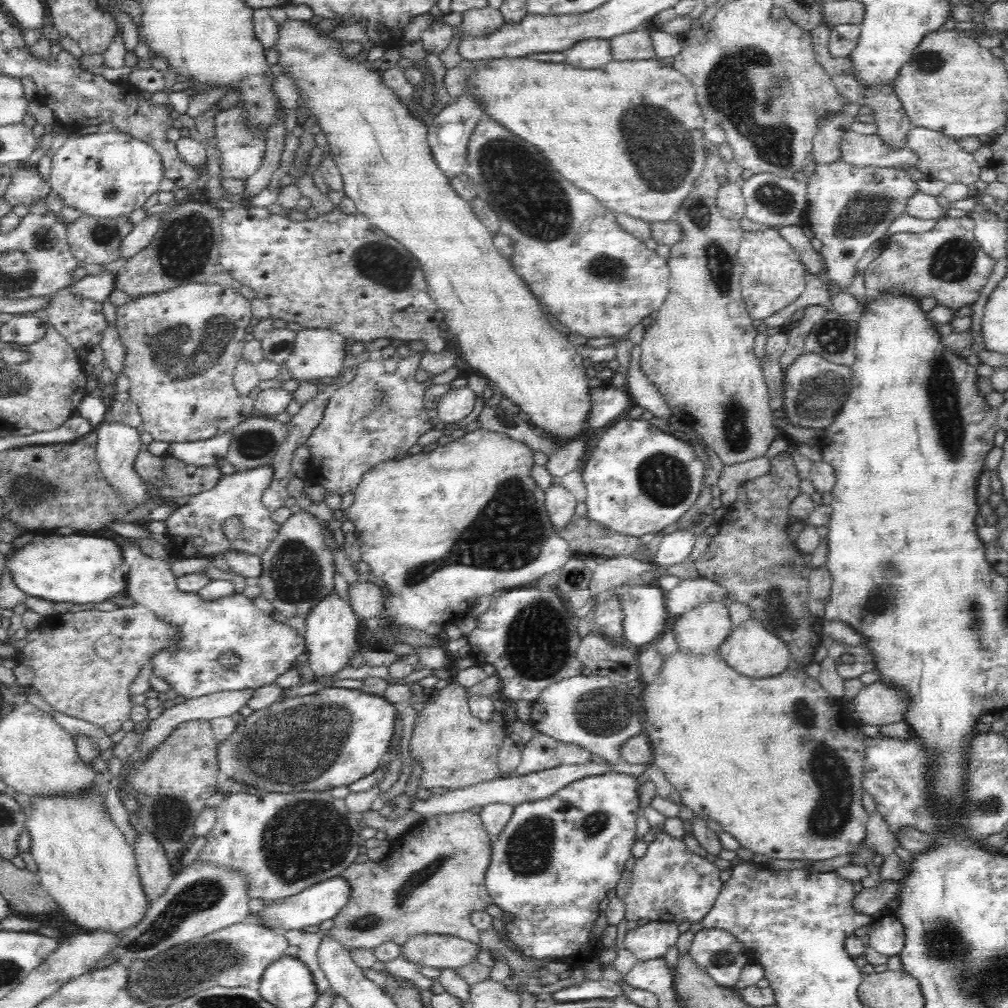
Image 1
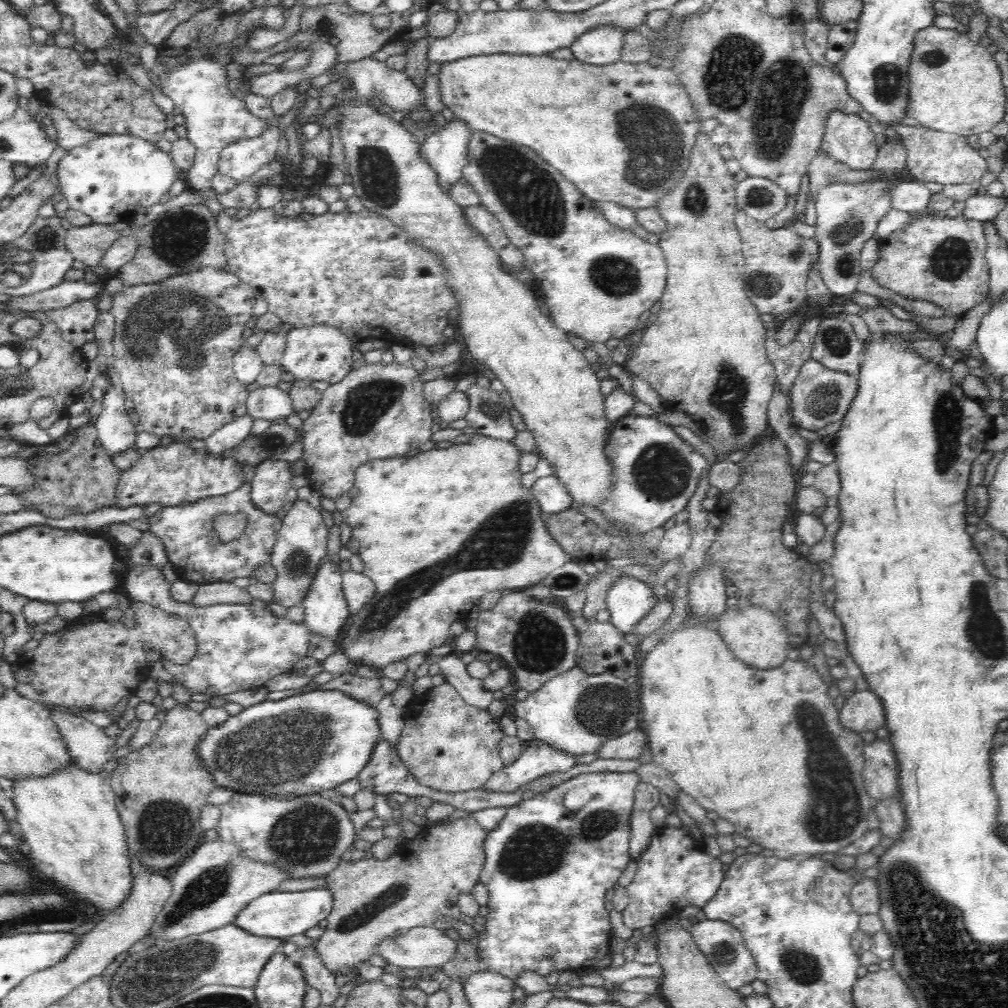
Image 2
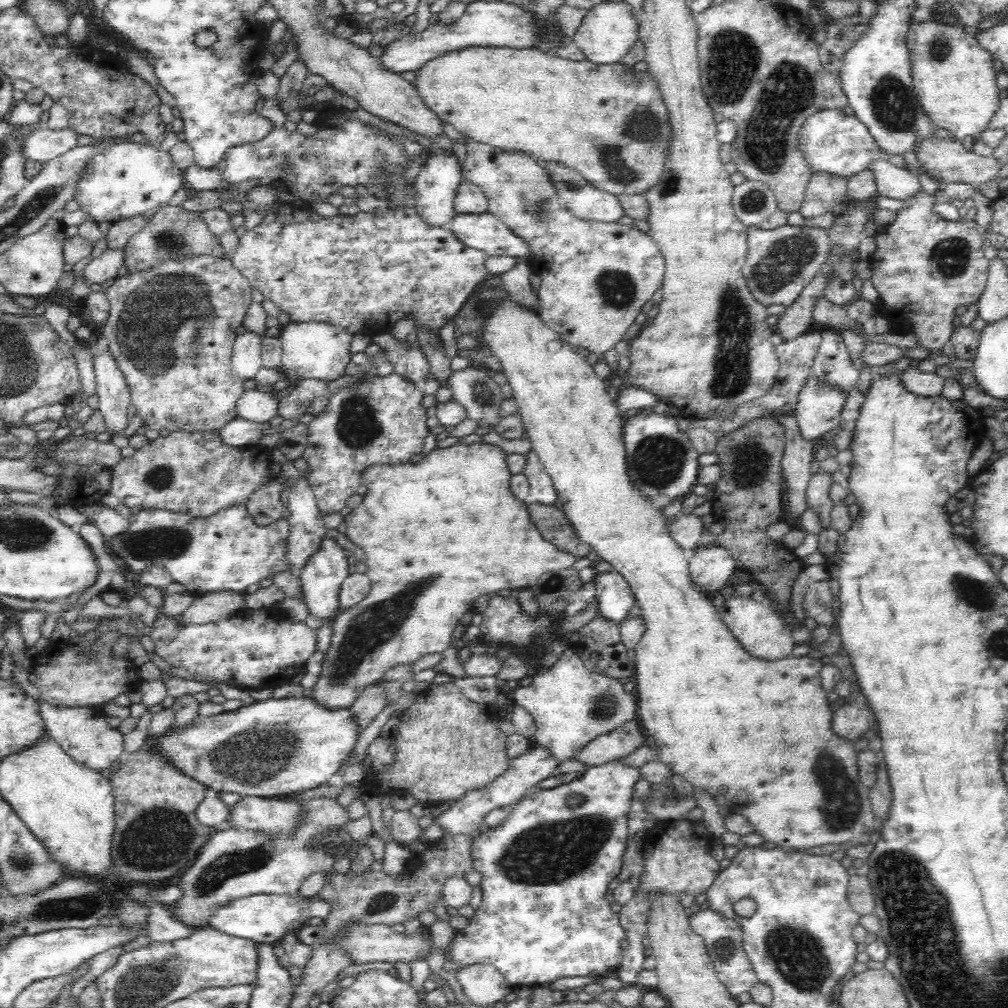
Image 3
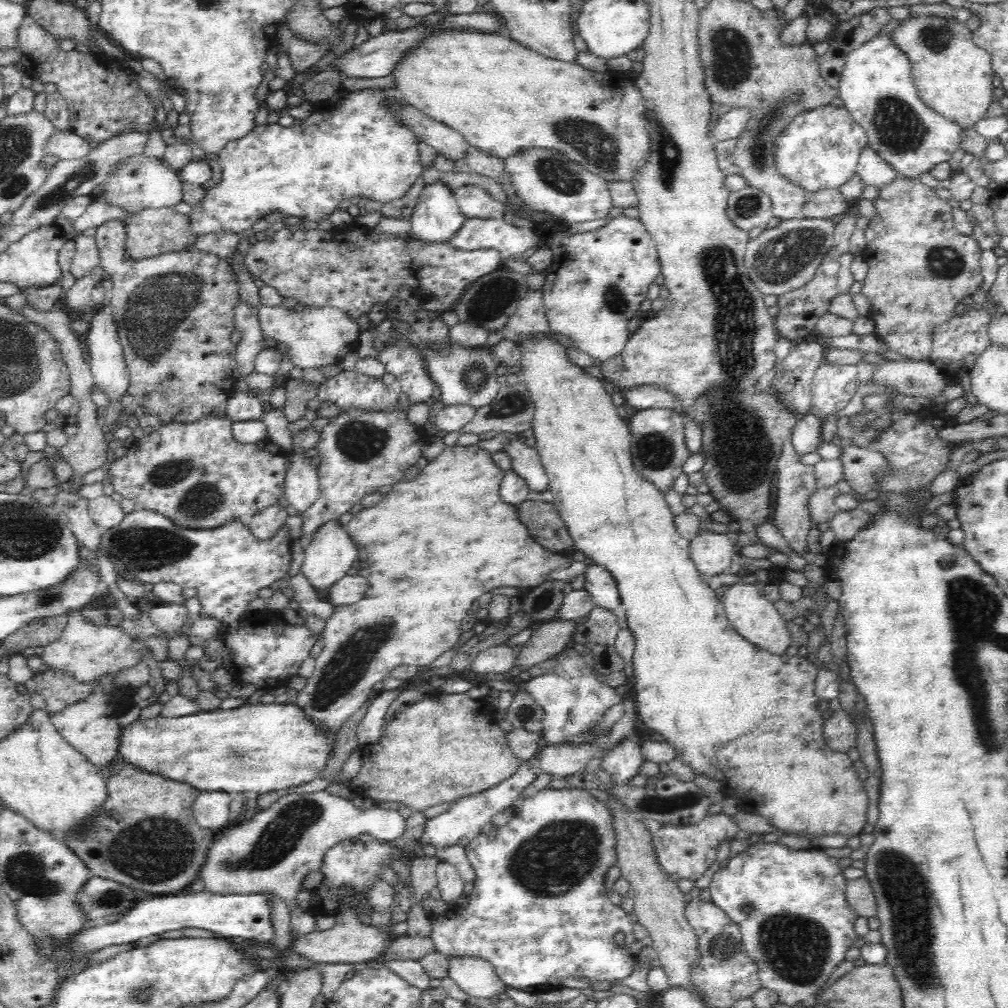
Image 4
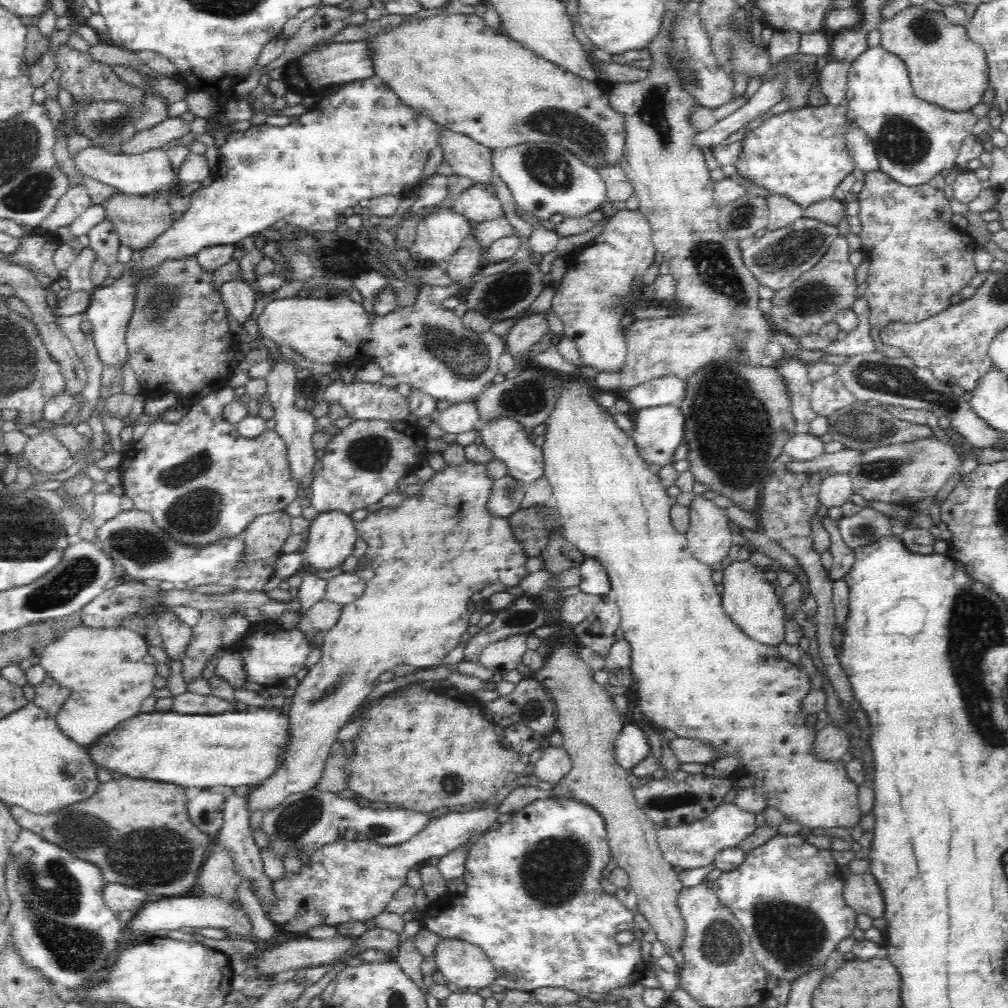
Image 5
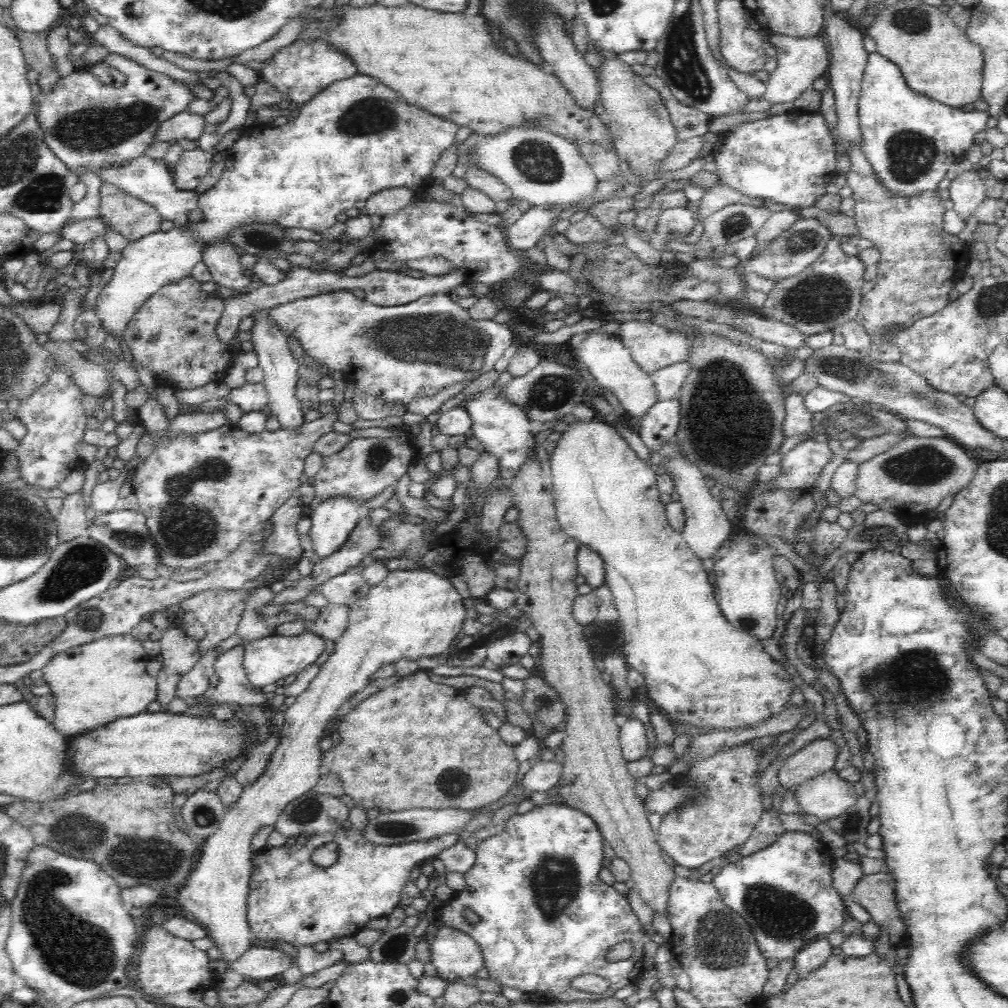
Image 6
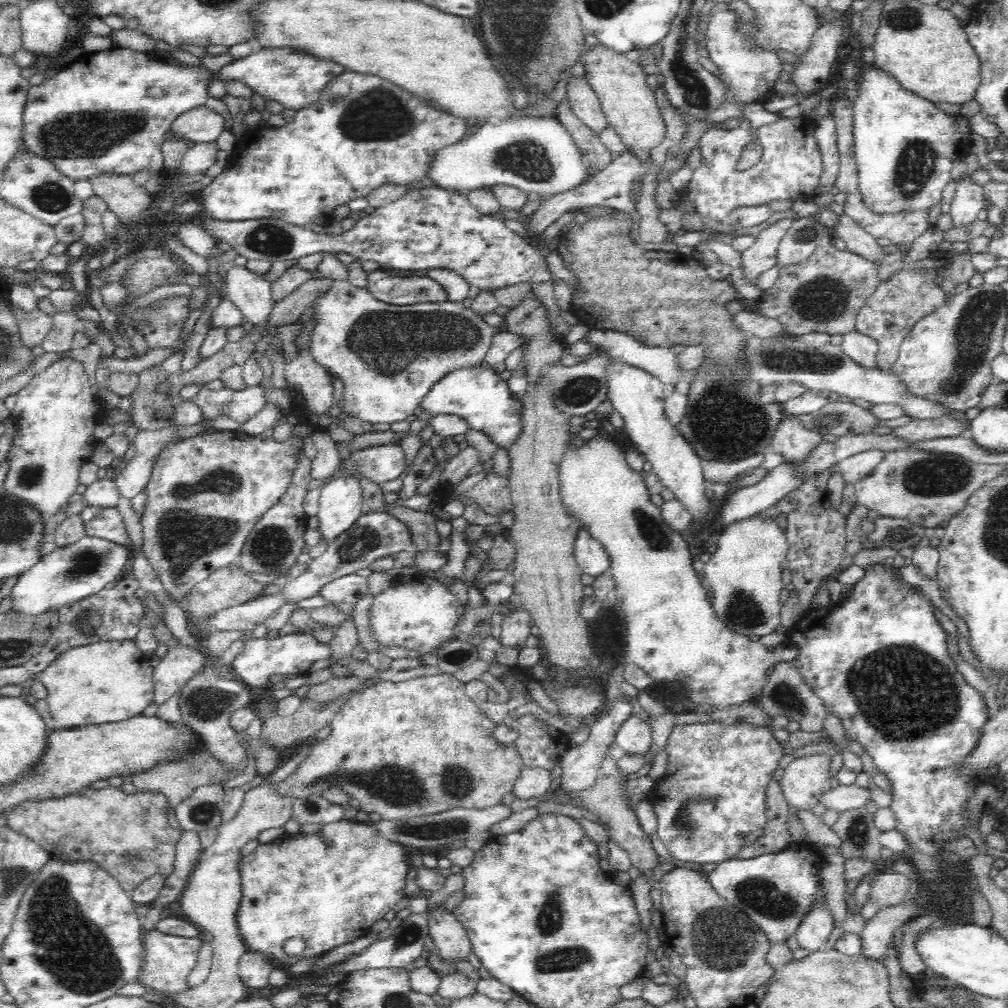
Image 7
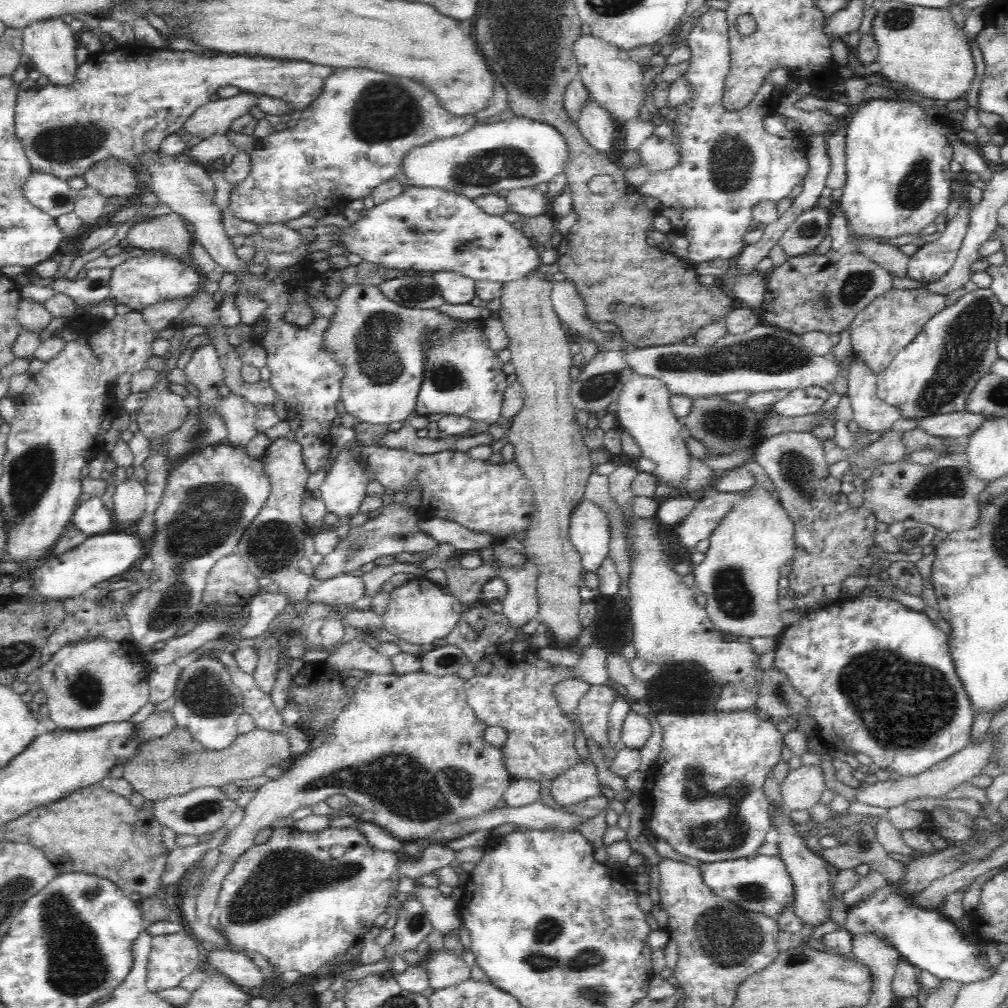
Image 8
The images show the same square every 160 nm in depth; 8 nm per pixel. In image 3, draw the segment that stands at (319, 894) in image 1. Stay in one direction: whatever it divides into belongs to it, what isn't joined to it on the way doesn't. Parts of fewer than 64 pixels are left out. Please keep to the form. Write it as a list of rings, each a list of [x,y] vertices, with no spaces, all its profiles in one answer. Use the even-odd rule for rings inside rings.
[[[297,892],[296,894],[257,894],[218,907],[211,914],[209,924],[230,936],[274,945],[278,944],[288,931],[298,932],[312,918],[325,919],[328,910],[330,904],[318,895],[300,896]]]

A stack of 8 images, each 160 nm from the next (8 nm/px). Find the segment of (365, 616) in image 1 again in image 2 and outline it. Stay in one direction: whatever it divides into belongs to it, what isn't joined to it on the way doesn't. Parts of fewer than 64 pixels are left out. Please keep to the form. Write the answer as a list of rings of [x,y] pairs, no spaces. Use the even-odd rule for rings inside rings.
[[[343,567],[341,573],[343,595],[350,614],[358,614],[375,596],[376,585],[370,577]]]

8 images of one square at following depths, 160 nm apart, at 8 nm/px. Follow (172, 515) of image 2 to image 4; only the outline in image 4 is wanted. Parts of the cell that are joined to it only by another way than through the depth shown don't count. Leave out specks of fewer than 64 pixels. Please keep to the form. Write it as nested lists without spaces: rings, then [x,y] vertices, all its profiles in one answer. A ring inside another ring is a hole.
[[[140,509],[128,513],[124,520],[110,530],[103,530],[101,552],[112,559],[121,560],[138,582],[156,584],[174,582],[181,588],[194,588],[201,602],[201,615],[218,619],[227,629],[236,628],[240,618],[248,613],[246,606],[258,598],[258,590],[273,586],[288,576],[292,542],[288,525],[284,524],[270,538],[256,538],[240,518],[232,518],[216,528],[186,528],[172,522],[156,511]]]

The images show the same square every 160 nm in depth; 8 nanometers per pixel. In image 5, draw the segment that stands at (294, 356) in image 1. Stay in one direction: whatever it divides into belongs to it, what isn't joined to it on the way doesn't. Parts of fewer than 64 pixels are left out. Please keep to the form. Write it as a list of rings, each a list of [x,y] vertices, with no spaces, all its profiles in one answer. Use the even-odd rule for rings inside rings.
[[[468,279],[454,281],[449,286],[424,284],[413,307],[396,309],[383,317],[376,313],[368,315],[362,303],[346,298],[272,300],[257,315],[258,330],[272,348],[288,346],[313,364],[343,367],[375,363],[384,371],[381,378],[384,386],[395,387],[403,382],[427,392],[437,401],[446,400],[452,405],[476,402],[494,384],[500,357],[506,351],[503,337],[491,331],[470,331],[453,310],[440,305],[449,297],[459,297],[470,284]]]

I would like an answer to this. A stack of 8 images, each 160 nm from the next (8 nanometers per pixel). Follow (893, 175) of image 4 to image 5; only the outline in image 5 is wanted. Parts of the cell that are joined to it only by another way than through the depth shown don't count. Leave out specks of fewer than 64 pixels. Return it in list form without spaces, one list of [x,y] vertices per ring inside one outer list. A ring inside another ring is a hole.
[[[854,120],[847,130],[846,146],[858,170],[862,170],[865,174],[881,170],[872,141],[855,125]]]

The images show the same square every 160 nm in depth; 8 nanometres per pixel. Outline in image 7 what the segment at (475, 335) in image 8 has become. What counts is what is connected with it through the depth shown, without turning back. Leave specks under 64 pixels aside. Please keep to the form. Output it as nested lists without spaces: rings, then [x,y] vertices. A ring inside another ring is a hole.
[[[484,364],[453,370],[451,374],[443,376],[423,398],[421,407],[434,416],[457,414],[468,423],[470,429],[486,434],[496,448],[507,451],[522,434],[521,396],[514,396],[507,381],[500,379],[494,369]]]

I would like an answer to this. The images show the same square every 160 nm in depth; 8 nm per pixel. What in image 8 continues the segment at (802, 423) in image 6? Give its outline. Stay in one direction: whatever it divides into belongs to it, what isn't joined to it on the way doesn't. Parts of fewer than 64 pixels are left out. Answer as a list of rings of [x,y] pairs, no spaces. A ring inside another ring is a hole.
[[[788,430],[761,440],[755,448],[754,460],[766,470],[776,487],[781,505],[792,519],[795,530],[795,551],[790,560],[791,570],[789,587],[796,597],[806,596],[814,586],[841,583],[847,576],[857,574],[858,566],[869,569],[874,557],[868,555],[874,544],[872,534],[876,532],[877,518],[863,506],[860,509],[850,507],[849,500],[841,492],[841,482],[834,479],[829,465],[824,460],[824,445],[811,432]]]

